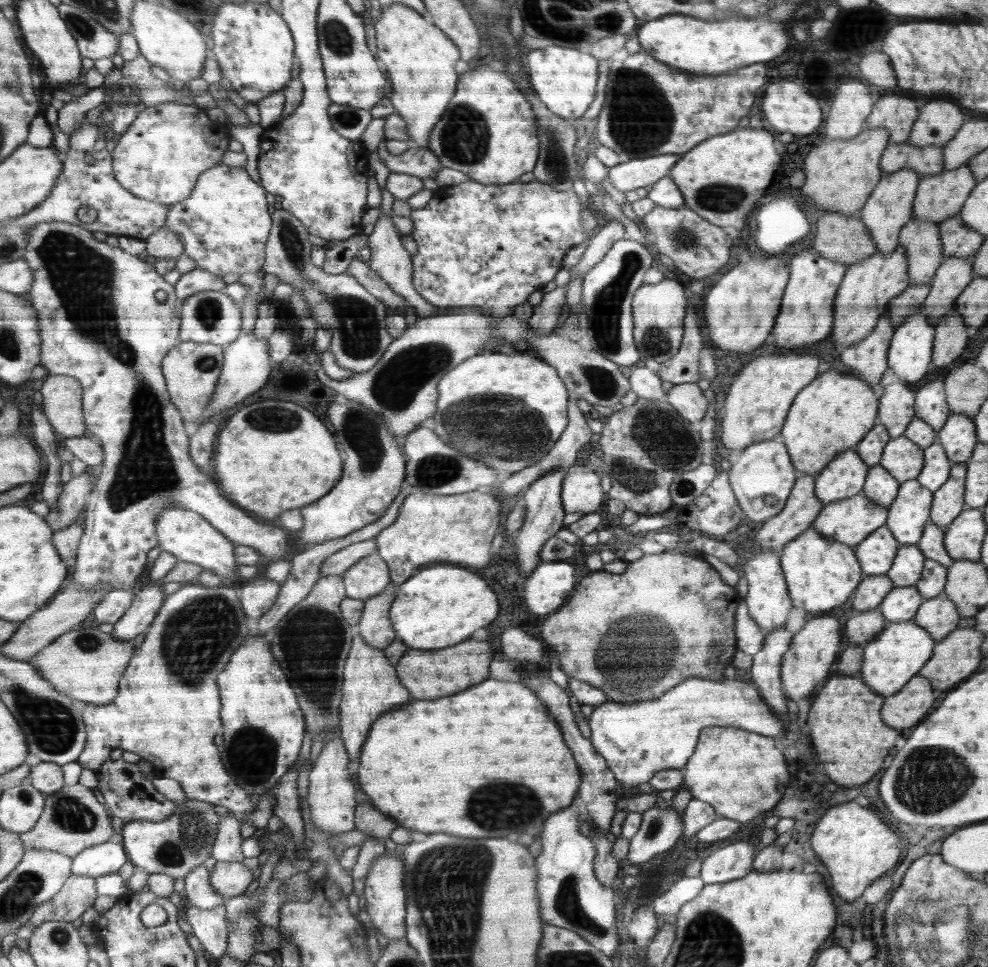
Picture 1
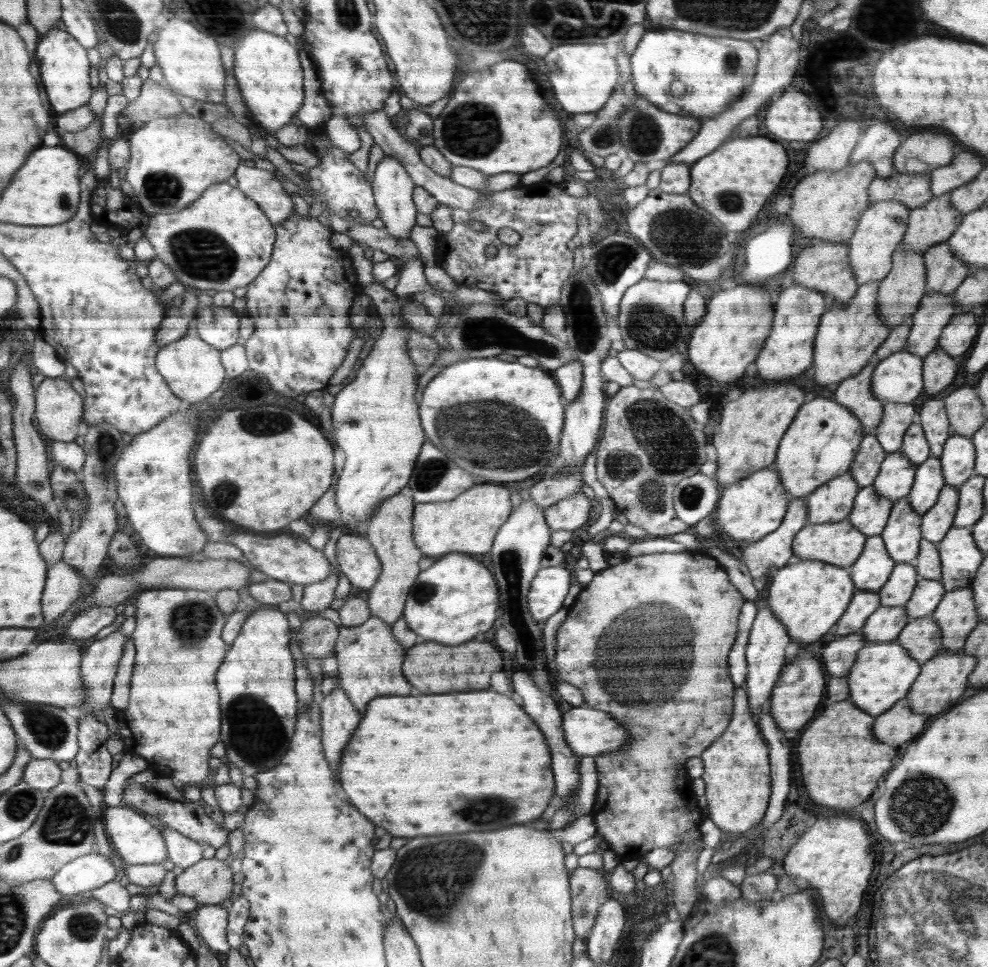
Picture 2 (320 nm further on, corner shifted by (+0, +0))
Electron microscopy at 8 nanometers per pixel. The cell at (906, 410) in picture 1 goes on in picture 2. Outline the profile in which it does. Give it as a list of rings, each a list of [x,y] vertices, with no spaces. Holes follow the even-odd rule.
[[[884,403],[884,415],[876,428],[875,436],[887,454],[900,450],[904,434],[916,421],[916,416],[912,404]]]

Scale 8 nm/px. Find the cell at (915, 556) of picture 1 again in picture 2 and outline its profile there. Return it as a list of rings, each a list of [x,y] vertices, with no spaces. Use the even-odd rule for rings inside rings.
[[[896,561],[888,580],[878,592],[881,606],[905,605],[910,600],[918,581],[913,562]]]

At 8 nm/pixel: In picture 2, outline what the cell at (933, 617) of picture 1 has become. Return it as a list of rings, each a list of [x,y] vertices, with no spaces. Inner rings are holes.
[[[931,614],[910,620],[896,638],[922,666],[941,652],[942,640],[941,627]]]

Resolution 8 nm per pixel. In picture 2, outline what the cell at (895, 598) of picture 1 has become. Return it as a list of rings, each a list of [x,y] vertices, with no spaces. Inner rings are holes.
[[[905,605],[881,606],[866,619],[860,632],[863,633],[867,644],[890,642],[901,634],[910,620]]]

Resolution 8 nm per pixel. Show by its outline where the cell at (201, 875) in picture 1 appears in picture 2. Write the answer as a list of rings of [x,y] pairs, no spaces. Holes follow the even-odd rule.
[[[164,822],[158,823],[162,827],[160,832],[167,848],[167,858],[174,862],[175,865],[186,869],[203,858],[202,851],[205,849],[206,844],[190,840],[177,830],[171,829]]]

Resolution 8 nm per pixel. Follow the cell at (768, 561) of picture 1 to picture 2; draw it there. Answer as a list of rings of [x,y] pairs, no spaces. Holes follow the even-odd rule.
[[[769,607],[758,609],[754,619],[749,641],[745,650],[747,662],[746,692],[750,701],[754,716],[760,716],[763,707],[768,705],[774,685],[778,682],[778,677],[784,664],[786,664],[786,646],[790,644],[788,628],[785,627],[781,619]]]

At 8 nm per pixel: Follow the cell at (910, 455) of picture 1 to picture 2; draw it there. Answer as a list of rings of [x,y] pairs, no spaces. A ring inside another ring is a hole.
[[[899,451],[886,456],[881,464],[880,474],[872,485],[882,496],[888,497],[896,504],[904,499],[913,488],[916,480],[917,466],[906,454]]]

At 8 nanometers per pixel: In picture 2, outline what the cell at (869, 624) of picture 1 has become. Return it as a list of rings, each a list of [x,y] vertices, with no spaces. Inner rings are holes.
[[[861,632],[838,637],[828,643],[822,650],[822,660],[824,660],[826,672],[829,672],[831,677],[847,676],[857,659],[859,650],[865,645],[866,640]]]

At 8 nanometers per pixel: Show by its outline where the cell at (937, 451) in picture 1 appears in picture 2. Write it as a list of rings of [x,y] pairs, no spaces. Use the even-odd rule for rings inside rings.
[[[929,456],[928,460],[917,466],[916,480],[907,495],[908,500],[912,507],[923,516],[936,504],[944,485],[941,458]]]

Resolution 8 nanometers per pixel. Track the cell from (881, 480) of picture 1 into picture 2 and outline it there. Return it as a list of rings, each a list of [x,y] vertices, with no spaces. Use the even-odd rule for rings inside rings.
[[[871,484],[860,488],[852,514],[848,515],[847,518],[858,530],[866,534],[867,538],[870,538],[881,535],[885,531],[893,506],[893,501],[878,493]]]

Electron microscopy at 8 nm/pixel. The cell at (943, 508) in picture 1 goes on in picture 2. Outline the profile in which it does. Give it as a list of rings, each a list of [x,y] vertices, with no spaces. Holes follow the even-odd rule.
[[[944,485],[936,504],[922,516],[921,532],[925,540],[940,542],[953,528],[953,518],[959,503],[959,487]]]

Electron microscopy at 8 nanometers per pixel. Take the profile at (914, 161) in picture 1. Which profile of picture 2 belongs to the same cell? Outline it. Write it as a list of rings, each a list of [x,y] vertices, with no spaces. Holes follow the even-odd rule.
[[[895,172],[888,178],[879,176],[870,183],[869,200],[897,200],[906,205],[910,212],[924,207],[933,199],[931,193],[931,176],[929,173],[912,174]]]

